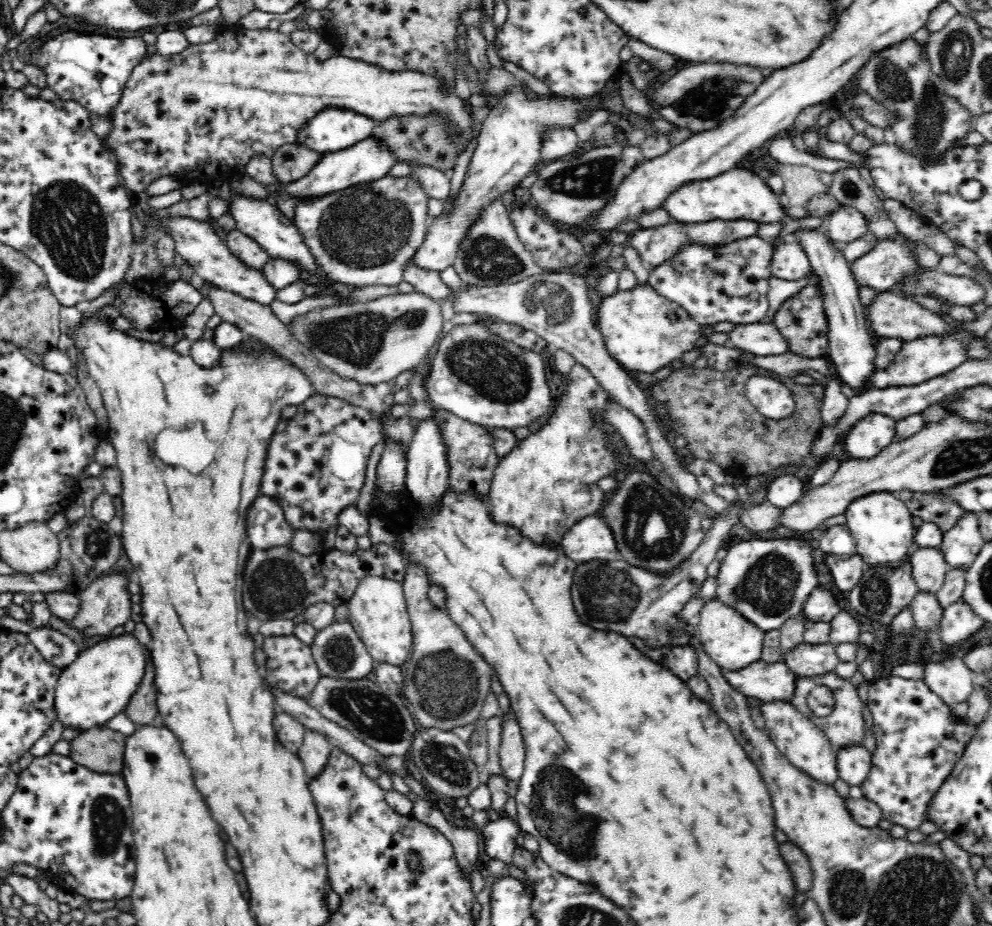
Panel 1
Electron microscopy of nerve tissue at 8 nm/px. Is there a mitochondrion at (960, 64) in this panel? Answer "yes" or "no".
yes

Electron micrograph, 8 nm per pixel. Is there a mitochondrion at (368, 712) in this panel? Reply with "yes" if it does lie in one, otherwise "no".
yes

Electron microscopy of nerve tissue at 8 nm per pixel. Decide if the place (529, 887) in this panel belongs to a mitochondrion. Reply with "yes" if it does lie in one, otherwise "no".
no

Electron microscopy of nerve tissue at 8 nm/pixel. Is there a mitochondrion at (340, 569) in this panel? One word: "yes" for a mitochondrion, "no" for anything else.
no

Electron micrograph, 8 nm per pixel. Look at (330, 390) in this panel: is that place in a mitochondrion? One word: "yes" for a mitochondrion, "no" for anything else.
no

